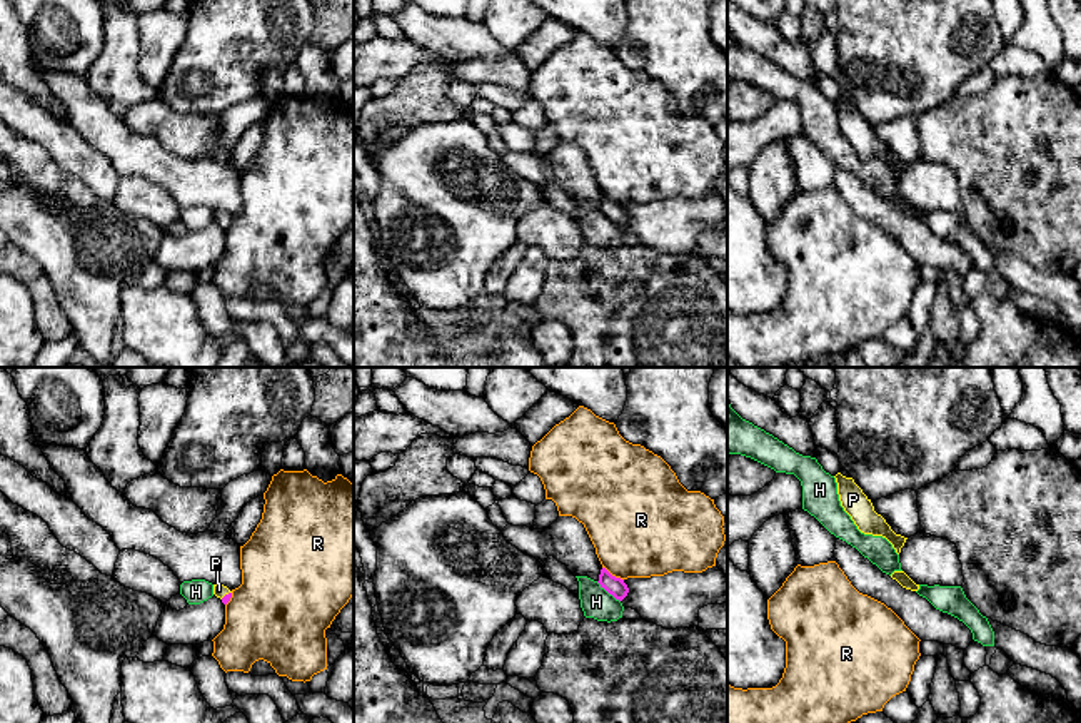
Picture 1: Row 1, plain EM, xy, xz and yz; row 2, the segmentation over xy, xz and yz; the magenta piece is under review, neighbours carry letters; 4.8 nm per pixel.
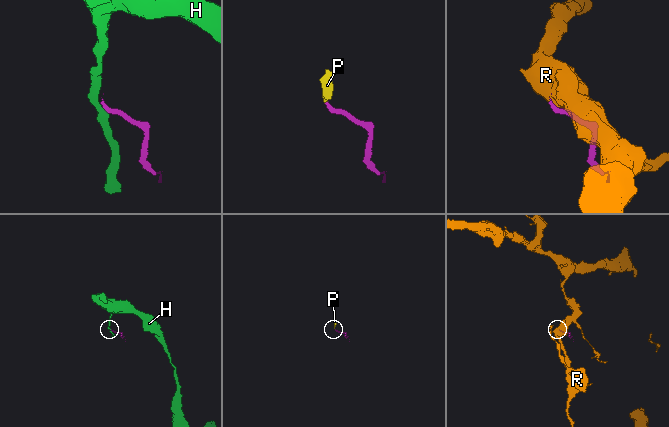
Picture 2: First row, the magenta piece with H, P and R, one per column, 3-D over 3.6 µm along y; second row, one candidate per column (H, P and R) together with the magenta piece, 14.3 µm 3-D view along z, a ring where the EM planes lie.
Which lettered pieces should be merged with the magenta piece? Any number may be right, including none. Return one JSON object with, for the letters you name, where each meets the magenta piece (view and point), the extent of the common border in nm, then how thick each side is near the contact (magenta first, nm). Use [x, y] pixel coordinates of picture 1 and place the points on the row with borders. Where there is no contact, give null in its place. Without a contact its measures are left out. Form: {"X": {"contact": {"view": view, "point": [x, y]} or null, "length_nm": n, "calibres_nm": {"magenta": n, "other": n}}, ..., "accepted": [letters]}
{"P": {"contact": {"view": "xy", "point": [226, 595]}, "length_nm": 70, "calibres_nm": {"magenta": 40, "other": 60}}, "accepted": ["P"]}

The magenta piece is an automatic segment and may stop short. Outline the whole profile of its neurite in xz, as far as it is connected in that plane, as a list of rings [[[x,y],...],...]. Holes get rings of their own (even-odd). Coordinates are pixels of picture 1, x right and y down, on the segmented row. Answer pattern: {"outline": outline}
{"outline": [[[606,568],[601,569],[597,583],[619,601],[622,601],[629,593],[624,579],[612,576]]]}

